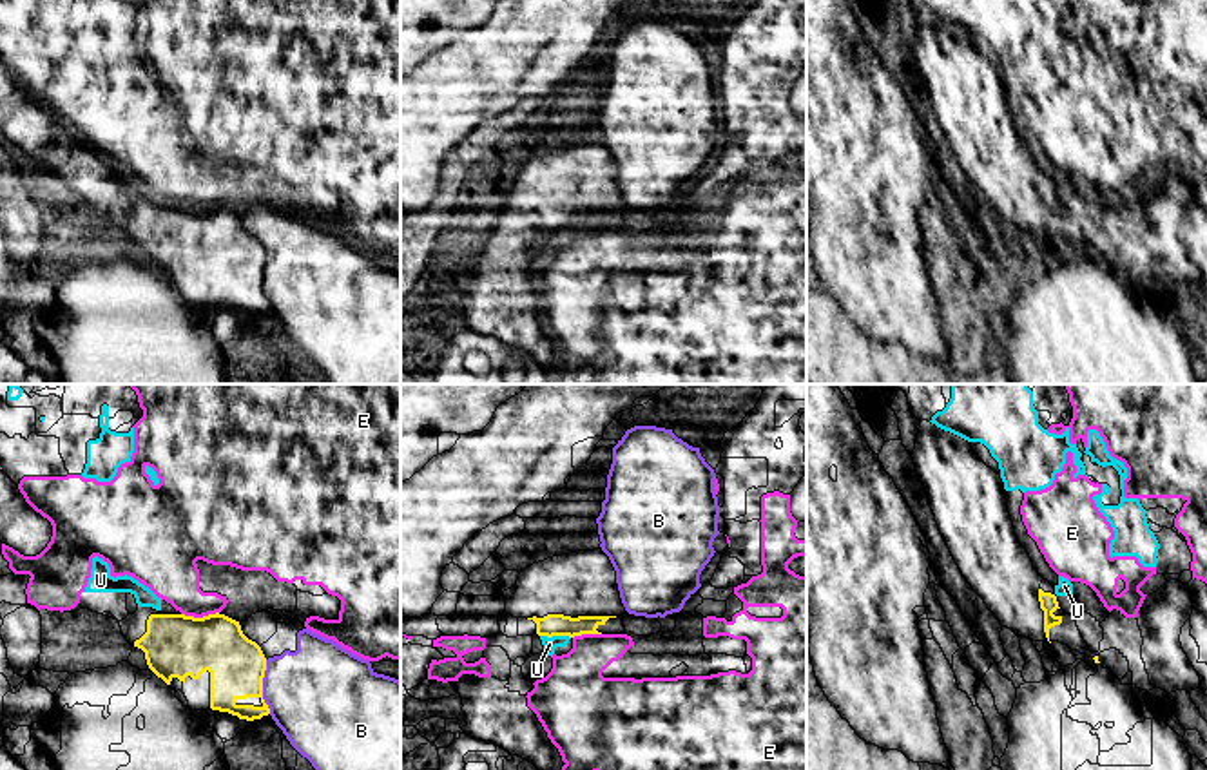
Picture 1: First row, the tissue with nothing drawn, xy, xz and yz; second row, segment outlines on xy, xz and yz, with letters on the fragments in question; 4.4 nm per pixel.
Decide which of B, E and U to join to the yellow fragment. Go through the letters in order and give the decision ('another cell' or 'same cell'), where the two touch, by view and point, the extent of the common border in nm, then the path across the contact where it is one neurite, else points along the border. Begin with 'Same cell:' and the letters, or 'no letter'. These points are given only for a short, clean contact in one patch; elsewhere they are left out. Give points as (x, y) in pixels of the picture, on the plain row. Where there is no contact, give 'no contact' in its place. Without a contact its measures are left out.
Same cell: no letter
B: another cell; meets yellow in xy at (261, 281); contact 240 nm long
E: another cell; meets yellow in xy at (200, 212); contact 170 nm long
U: another cell; meets yellow in xz at (555, 229); contact 140 nm long; border along xz (540, 229), (569, 232)

